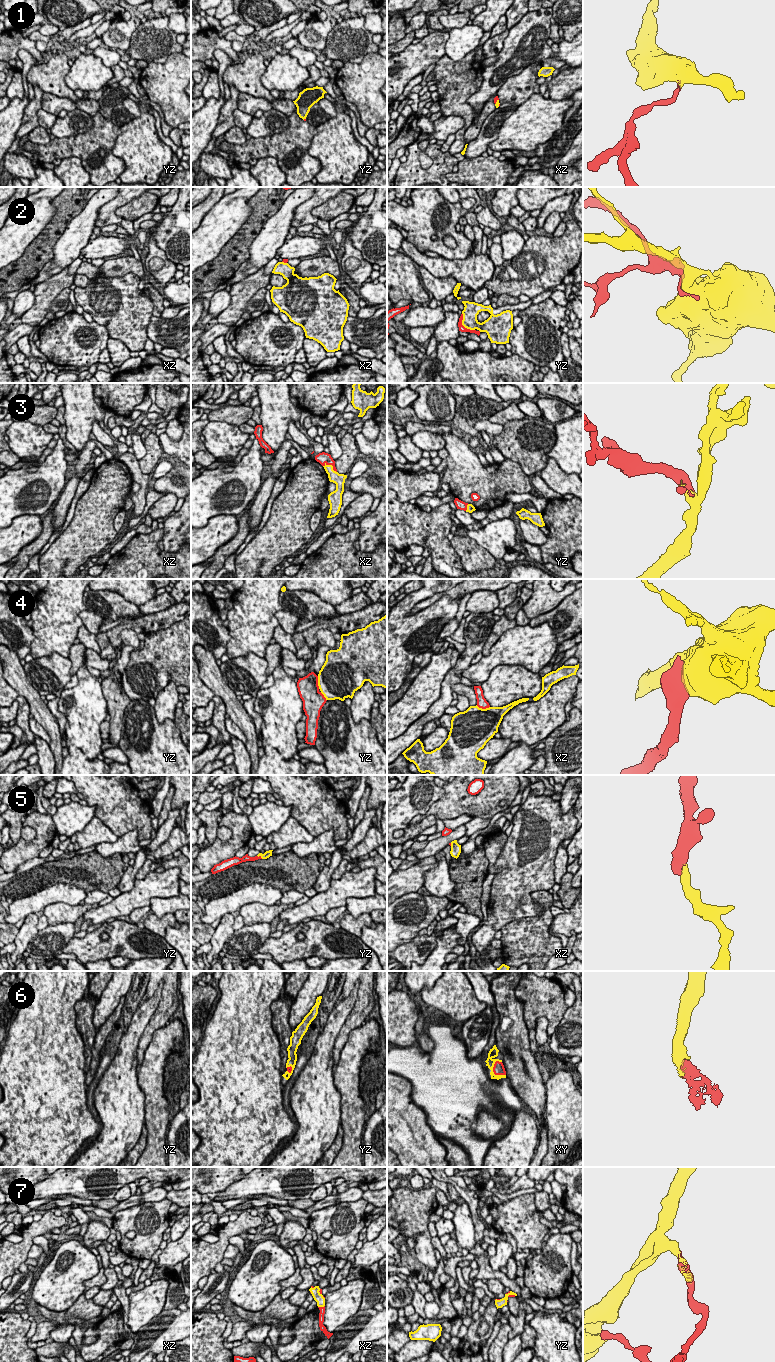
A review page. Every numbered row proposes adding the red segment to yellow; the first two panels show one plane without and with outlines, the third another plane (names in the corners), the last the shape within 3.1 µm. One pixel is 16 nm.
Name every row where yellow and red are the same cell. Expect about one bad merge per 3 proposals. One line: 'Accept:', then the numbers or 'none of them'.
Accept: 1, 3, 5, 6, 7

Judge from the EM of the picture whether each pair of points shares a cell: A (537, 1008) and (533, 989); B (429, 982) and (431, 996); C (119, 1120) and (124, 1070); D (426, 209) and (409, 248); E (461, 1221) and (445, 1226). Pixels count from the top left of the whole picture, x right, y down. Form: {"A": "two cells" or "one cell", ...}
{"A": "one cell", "B": "two cells", "C": "one cell", "D": "two cells", "E": "two cells"}

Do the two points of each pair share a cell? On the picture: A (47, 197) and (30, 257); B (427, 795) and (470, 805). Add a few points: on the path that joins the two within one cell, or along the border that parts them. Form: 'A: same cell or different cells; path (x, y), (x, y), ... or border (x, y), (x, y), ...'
A: different cells; border (51, 218), (42, 231), (27, 246), (22, 255)
B: different cells; border (443, 788), (444, 793), (423, 815)

